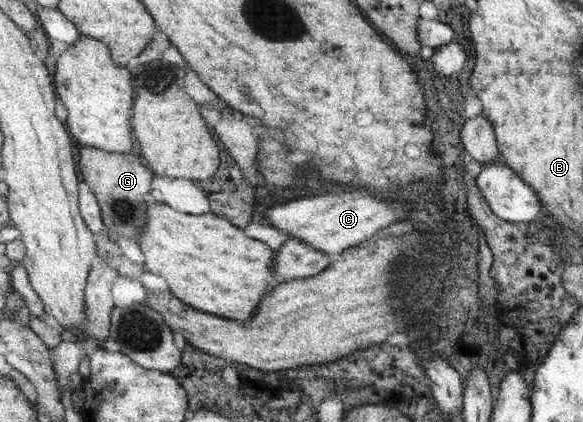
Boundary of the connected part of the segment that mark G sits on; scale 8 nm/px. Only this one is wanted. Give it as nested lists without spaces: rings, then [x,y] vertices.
[[[79,145],[77,156],[81,178],[96,193],[106,226],[115,226],[117,234],[124,238],[133,239],[134,242],[140,240],[148,220],[146,212],[148,212],[148,202],[151,198],[152,178],[156,175],[153,169],[141,156],[132,153],[108,152],[86,145]]]

